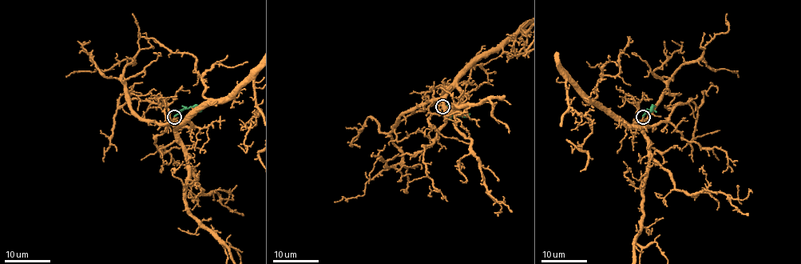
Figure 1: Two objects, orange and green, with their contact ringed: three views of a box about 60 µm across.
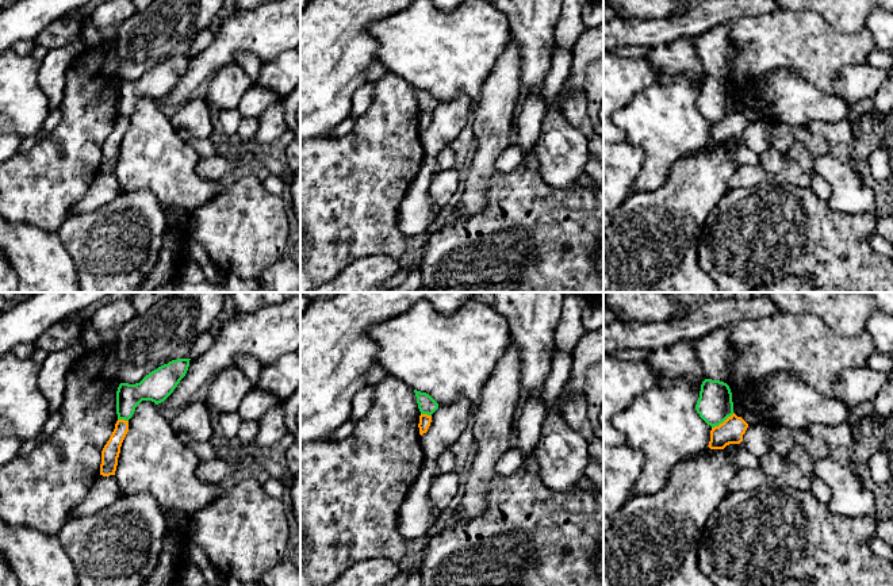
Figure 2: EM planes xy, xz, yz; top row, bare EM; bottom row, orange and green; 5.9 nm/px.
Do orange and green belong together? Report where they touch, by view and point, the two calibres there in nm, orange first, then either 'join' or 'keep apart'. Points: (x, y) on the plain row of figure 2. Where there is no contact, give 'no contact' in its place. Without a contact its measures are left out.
meets orange in yz at (724, 118); 150 nm thick on the orange side, 220 nm on the other; keep apart

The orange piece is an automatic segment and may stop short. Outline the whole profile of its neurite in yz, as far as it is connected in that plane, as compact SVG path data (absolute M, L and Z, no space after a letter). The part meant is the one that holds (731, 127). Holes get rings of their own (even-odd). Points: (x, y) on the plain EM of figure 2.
M735 110L710 127L710 146L724 146L729 141L740 141L748 120Z

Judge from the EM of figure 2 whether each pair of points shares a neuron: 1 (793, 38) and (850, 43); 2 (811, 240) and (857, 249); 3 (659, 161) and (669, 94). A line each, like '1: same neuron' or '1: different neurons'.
1: same neuron
2: same neuron
3: same neuron

